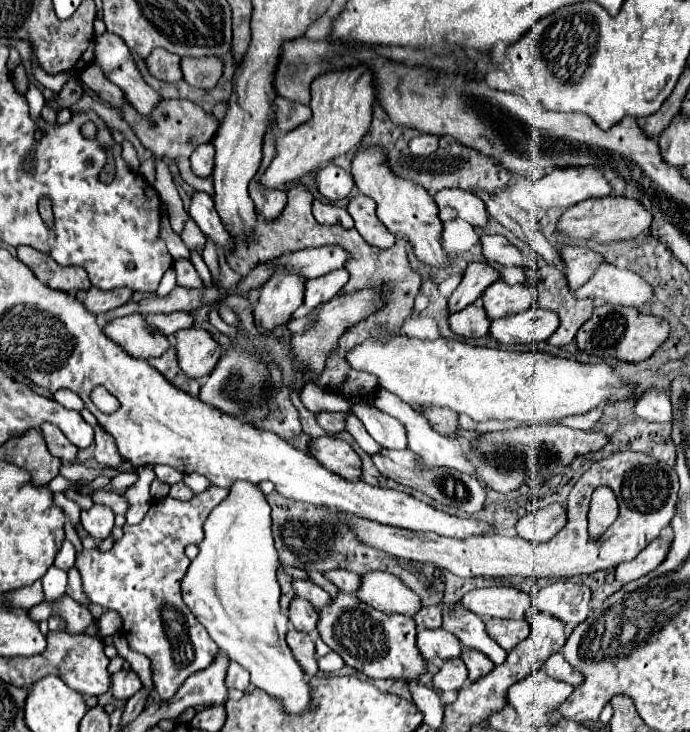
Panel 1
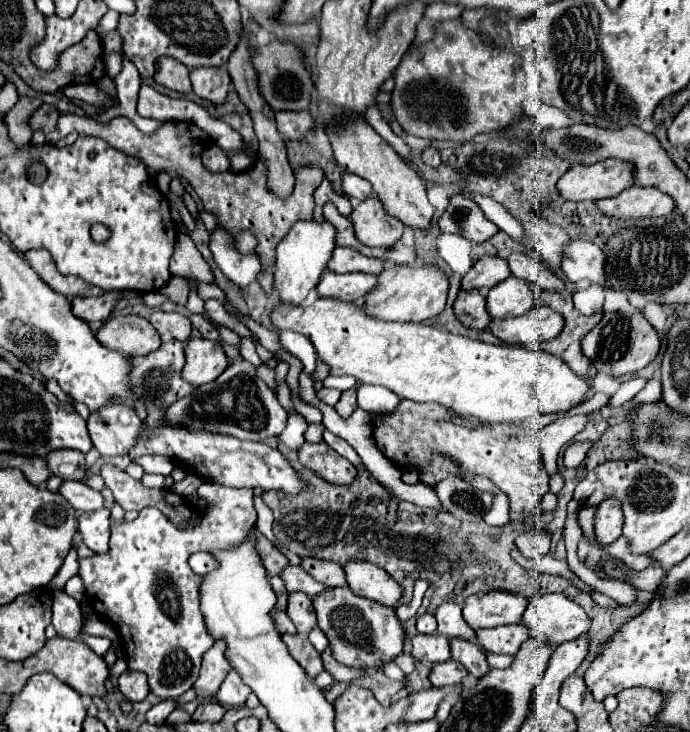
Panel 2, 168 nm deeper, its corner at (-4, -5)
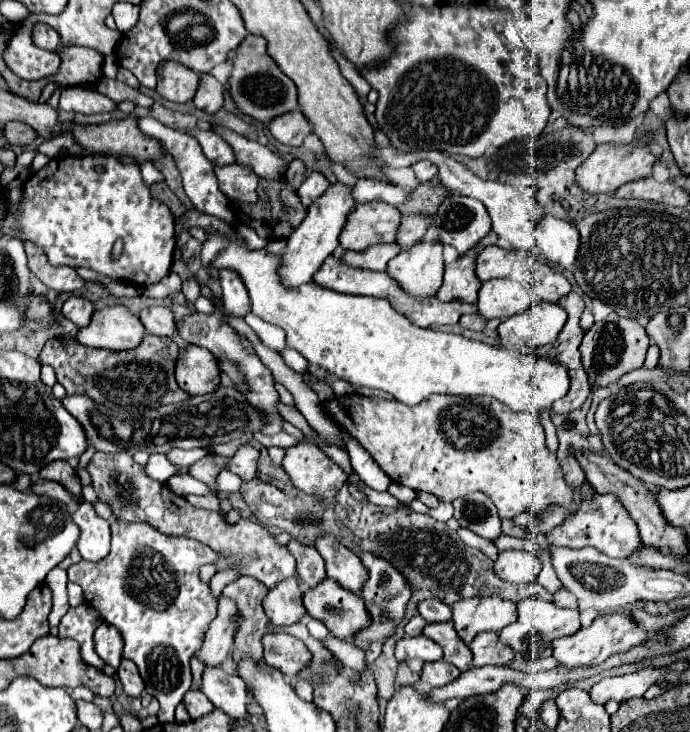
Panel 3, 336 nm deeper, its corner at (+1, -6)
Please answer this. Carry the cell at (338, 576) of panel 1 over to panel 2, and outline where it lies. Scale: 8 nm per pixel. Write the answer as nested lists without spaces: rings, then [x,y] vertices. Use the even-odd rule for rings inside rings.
[[[303,559],[303,569],[313,579],[323,583],[325,587],[333,589],[333,587],[345,587],[347,585],[345,571],[337,563],[327,563],[327,561],[317,561],[317,559]]]

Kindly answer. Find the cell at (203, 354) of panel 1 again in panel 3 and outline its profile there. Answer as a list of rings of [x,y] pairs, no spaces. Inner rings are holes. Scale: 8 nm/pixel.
[[[188,346],[180,350],[176,362],[176,382],[190,396],[200,396],[214,392],[220,384],[220,370],[214,362],[214,356],[198,346]]]

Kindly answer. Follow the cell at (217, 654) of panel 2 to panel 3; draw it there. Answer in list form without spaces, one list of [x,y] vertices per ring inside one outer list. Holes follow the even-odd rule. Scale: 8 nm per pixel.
[[[220,596],[218,614],[210,622],[204,644],[196,654],[200,660],[204,660],[204,664],[220,666],[220,662],[230,654],[230,648],[234,644],[234,634],[236,634],[236,622],[234,622],[236,616],[238,616],[236,602],[232,598]]]

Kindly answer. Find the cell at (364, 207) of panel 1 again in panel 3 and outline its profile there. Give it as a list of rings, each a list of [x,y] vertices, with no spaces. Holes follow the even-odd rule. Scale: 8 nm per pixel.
[[[386,202],[358,204],[348,216],[340,236],[340,246],[344,250],[364,250],[372,244],[394,242],[400,218],[398,208]]]

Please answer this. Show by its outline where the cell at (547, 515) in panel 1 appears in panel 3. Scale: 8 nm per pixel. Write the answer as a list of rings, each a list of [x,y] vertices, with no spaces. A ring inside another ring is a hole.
[[[506,550],[500,552],[498,560],[494,562],[494,572],[508,584],[528,584],[534,582],[540,574],[540,560],[524,550]]]

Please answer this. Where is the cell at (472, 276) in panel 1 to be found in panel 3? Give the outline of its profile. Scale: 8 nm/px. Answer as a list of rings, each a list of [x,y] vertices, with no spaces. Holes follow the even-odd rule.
[[[486,246],[476,258],[476,276],[484,282],[490,278],[510,276],[510,268],[516,260],[514,250],[504,250],[500,246]]]

